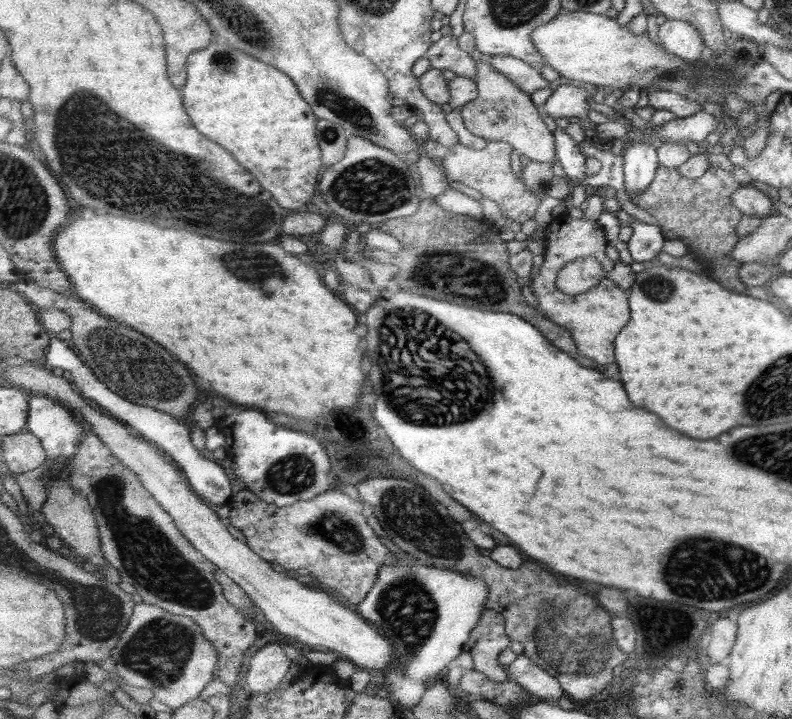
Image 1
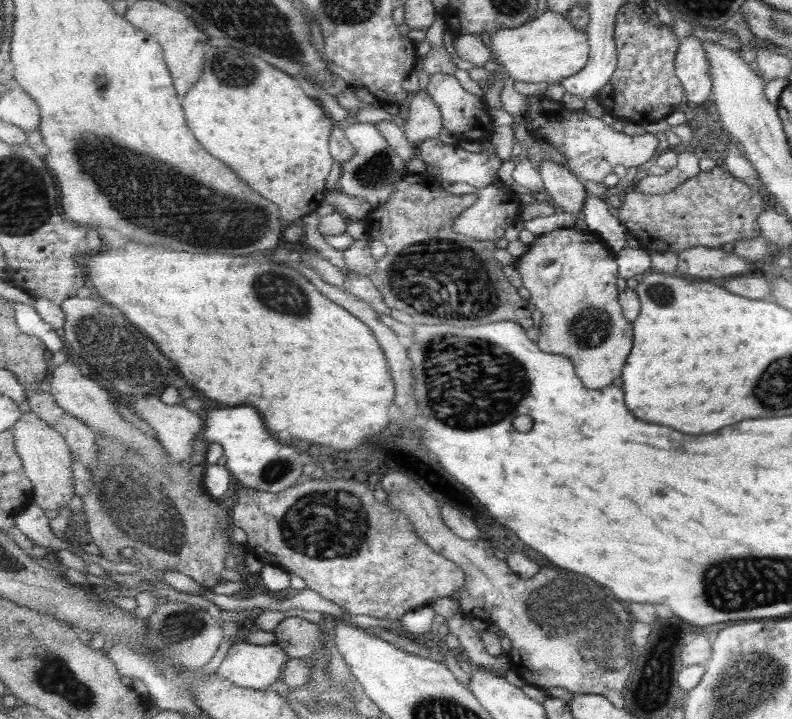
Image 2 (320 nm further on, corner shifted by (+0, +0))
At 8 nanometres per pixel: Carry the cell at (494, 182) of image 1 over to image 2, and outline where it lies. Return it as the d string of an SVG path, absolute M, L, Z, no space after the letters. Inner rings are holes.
M492 183L489 186L479 188L473 185L461 186L465 194L469 194L473 190L473 194L478 194L478 202L470 209L464 210L459 217L455 220L454 229L459 234L471 236L473 238L483 241L497 241L499 238L506 236L507 230L510 226L521 224L520 218L522 217L525 205L517 197L520 192L519 188L508 187L502 184Z

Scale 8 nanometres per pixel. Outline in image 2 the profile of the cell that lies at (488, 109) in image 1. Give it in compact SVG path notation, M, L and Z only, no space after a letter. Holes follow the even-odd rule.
M544 157L539 163L546 192L553 199L555 206L560 207L564 217L581 214L589 193L582 181L561 160Z

